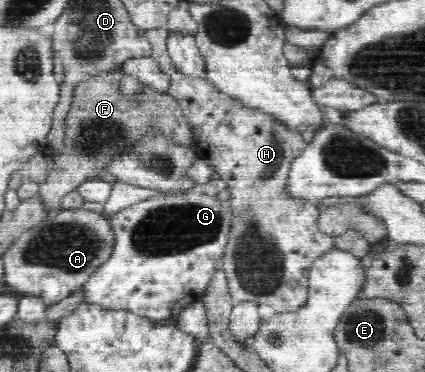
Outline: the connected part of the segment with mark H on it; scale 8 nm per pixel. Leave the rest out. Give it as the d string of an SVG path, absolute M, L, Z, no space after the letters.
M167 27L147 29L146 37L151 43L151 58L157 63L157 66L159 69L161 69L161 72L164 72L167 74L167 76L169 76L169 86L167 86L166 91L167 94L175 98L175 100L177 100L177 102L181 105L185 118L193 127L193 146L191 148L193 148L198 154L199 159L205 159L212 166L215 173L219 173L221 177L225 178L225 183L227 183L228 188L231 189L231 198L233 198L233 213L235 213L235 219L232 222L232 227L230 230L231 238L229 240L229 244L227 244L227 254L225 254L224 268L222 271L226 274L232 298L242 301L250 300L251 302L257 302L257 305L261 306L266 312L299 312L299 310L301 310L301 308L307 304L308 272L312 267L313 261L317 258L317 256L328 252L331 250L331 248L335 248L334 238L330 238L329 236L325 236L325 234L321 234L317 228L316 220L319 215L319 204L311 202L292 202L291 200L286 200L286 198L284 198L284 187L286 186L286 181L288 180L288 175L290 174L291 163L298 156L301 156L301 153L304 151L304 148L307 145L304 143L301 133L297 133L285 128L285 126L277 123L273 117L267 116L265 113L261 113L261 111L251 110L243 106L241 101L221 92L210 81L201 78L189 77L177 71L168 51L169 32Z

